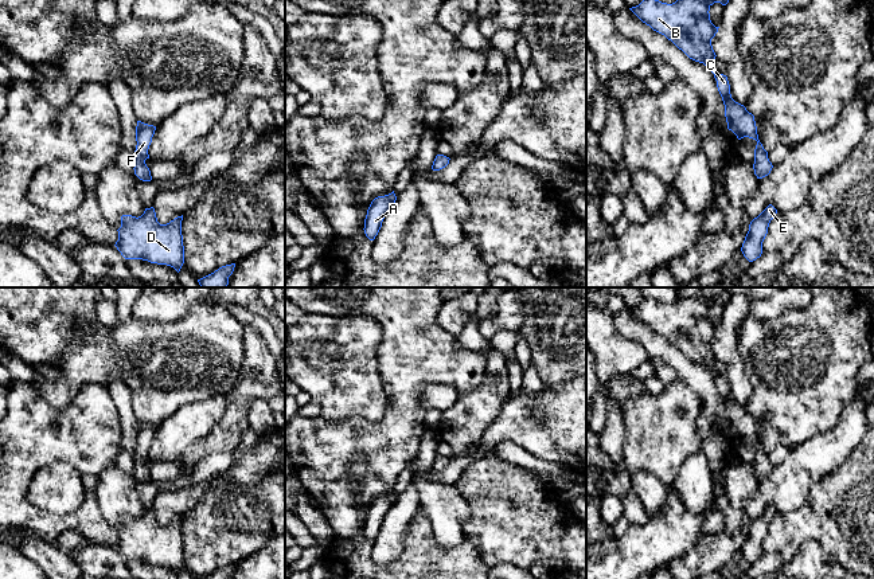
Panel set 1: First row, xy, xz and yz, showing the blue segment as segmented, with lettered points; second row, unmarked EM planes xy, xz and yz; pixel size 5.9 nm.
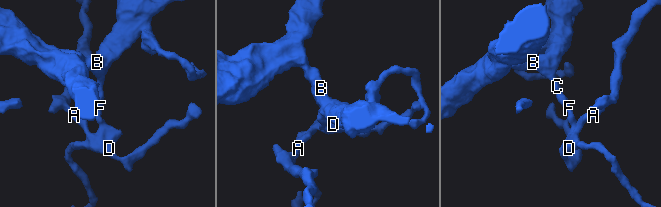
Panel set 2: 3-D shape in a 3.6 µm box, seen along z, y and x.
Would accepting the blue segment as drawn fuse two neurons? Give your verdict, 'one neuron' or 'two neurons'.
one neuron

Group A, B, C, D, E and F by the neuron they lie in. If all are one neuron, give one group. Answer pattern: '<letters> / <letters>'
A B C D E F

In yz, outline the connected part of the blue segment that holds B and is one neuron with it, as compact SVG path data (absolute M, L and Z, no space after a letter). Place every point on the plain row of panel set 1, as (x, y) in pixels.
M729 290L710 298L688 297L672 305L652 298L629 309L643 324L664 336L690 360L703 364L709 369L715 360L711 340L718 333L710 321L710 308L714 304L726 306L731 298Z

